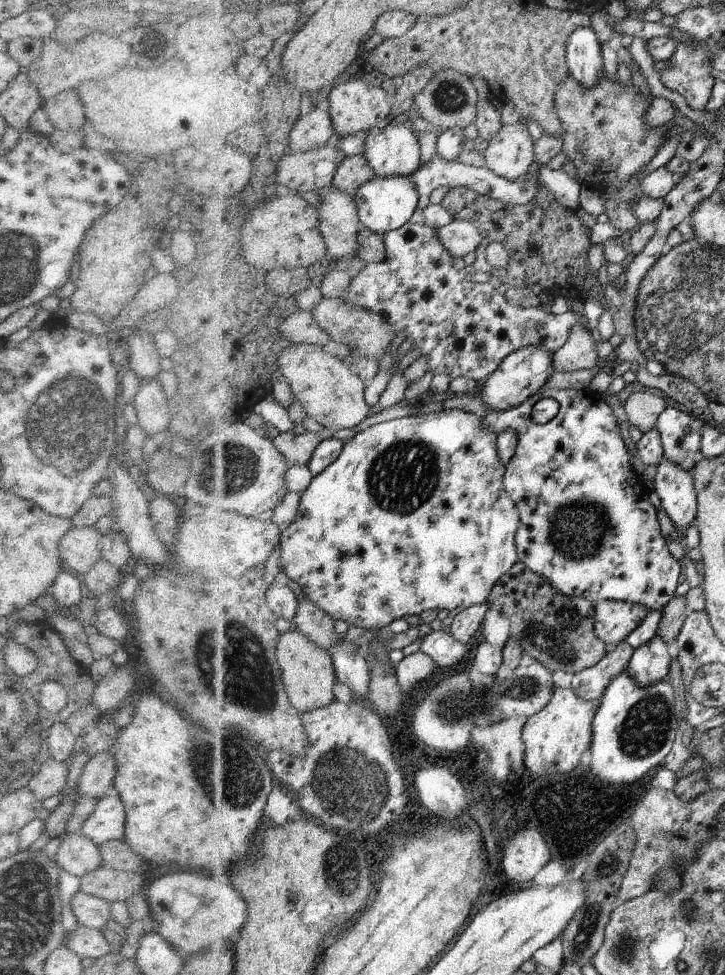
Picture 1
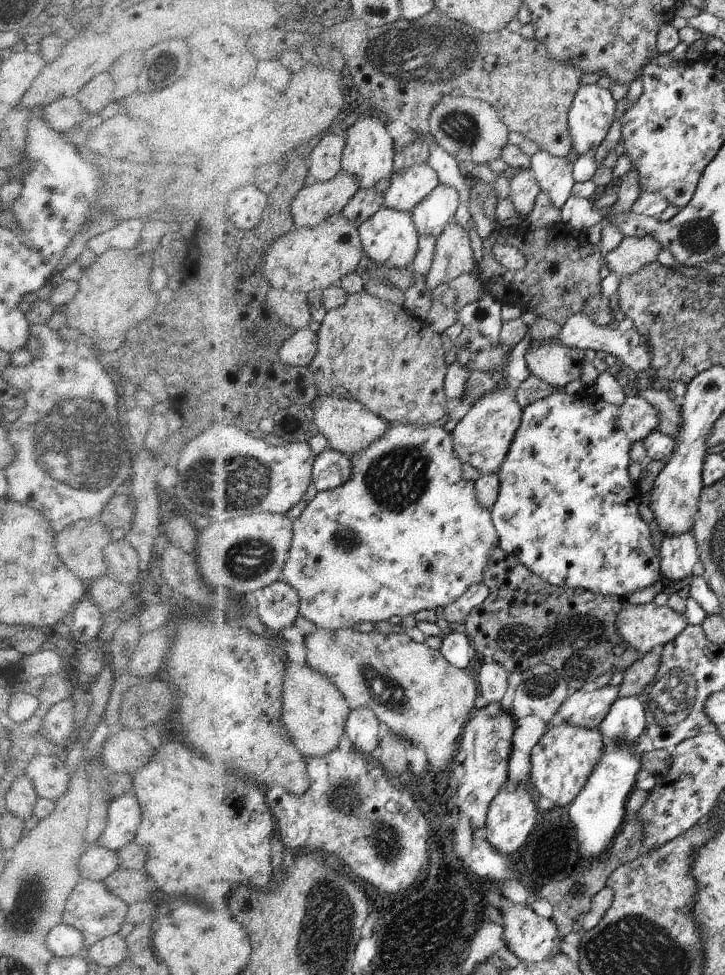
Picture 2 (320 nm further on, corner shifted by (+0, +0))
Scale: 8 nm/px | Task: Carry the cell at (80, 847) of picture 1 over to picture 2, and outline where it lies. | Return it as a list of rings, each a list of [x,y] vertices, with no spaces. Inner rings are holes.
[[[98,845],[86,850],[78,864],[82,879],[95,881],[103,881],[120,866],[117,851],[106,850]]]

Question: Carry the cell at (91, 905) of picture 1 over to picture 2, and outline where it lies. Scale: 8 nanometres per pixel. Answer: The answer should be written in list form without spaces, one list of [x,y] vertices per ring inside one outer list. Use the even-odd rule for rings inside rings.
[[[81,879],[80,884],[70,892],[61,922],[77,928],[83,936],[84,950],[89,949],[95,942],[102,938],[118,933],[125,922],[129,905],[119,896],[108,890],[104,881]]]

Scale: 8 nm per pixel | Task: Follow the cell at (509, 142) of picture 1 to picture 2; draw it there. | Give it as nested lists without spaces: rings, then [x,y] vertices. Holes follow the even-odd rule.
[[[529,169],[521,170],[513,179],[510,179],[510,184],[508,197],[514,205],[517,216],[524,219],[532,212],[541,188]]]

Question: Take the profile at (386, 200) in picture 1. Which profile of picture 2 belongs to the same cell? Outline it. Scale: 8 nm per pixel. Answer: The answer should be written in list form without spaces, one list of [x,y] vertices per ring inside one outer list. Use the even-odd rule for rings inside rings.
[[[382,207],[361,229],[361,239],[367,256],[383,268],[411,268],[421,251],[421,234],[413,217],[413,212],[397,211]]]

